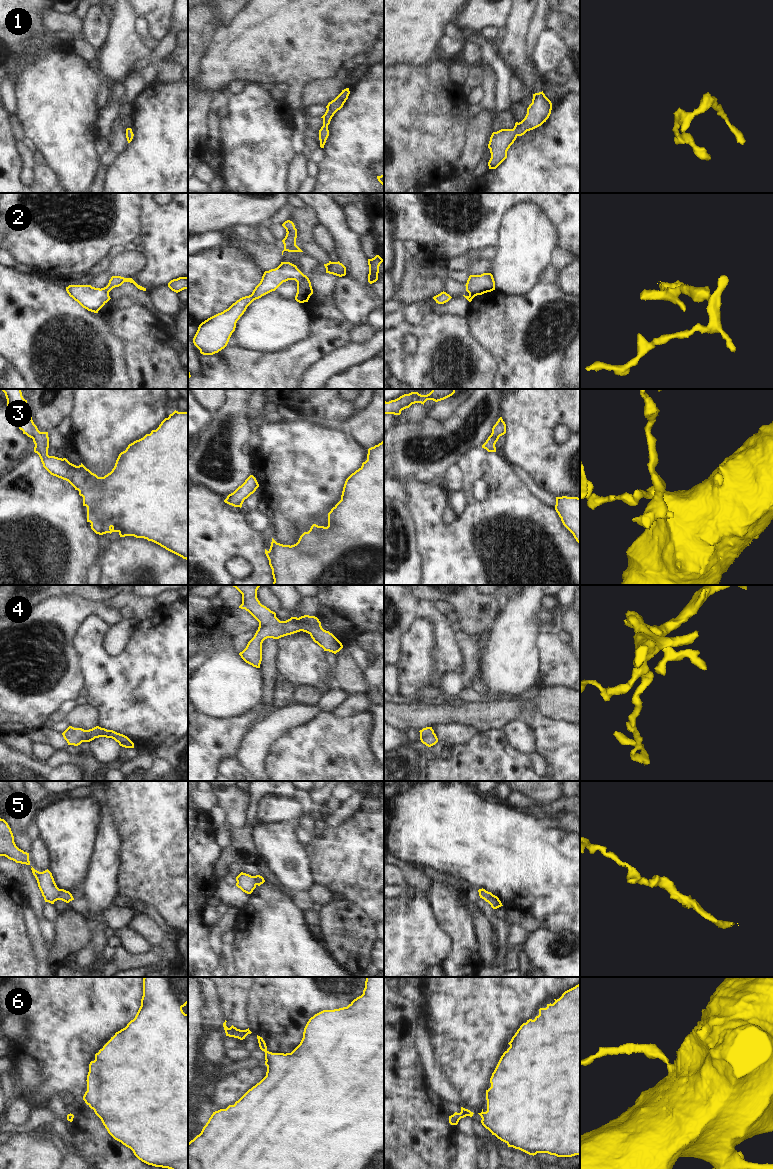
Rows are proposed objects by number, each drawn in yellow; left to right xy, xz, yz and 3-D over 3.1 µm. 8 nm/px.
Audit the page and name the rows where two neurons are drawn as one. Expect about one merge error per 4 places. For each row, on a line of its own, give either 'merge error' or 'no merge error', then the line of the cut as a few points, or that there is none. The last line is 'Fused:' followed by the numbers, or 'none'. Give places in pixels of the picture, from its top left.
1: no merge error | no cut
2: merge error | xz (305, 275), (297, 284)
3: no merge error | no cut
4: no merge error | no cut
5: no merge error | no cut
6: no merge error | no cut
Fused: 2

